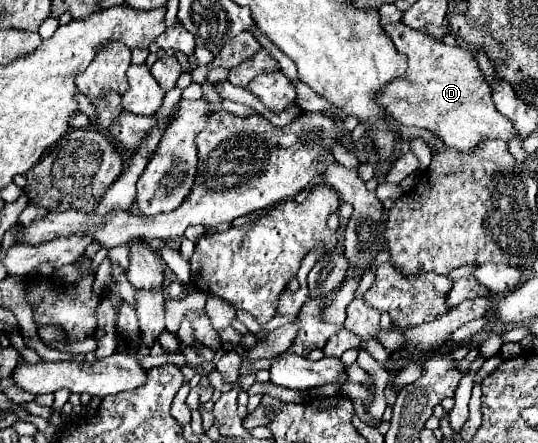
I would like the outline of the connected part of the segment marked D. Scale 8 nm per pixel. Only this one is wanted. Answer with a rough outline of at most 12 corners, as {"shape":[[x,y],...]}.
{"shape":[[386,25],[406,73],[376,103],[458,151],[518,137],[468,49]]}

